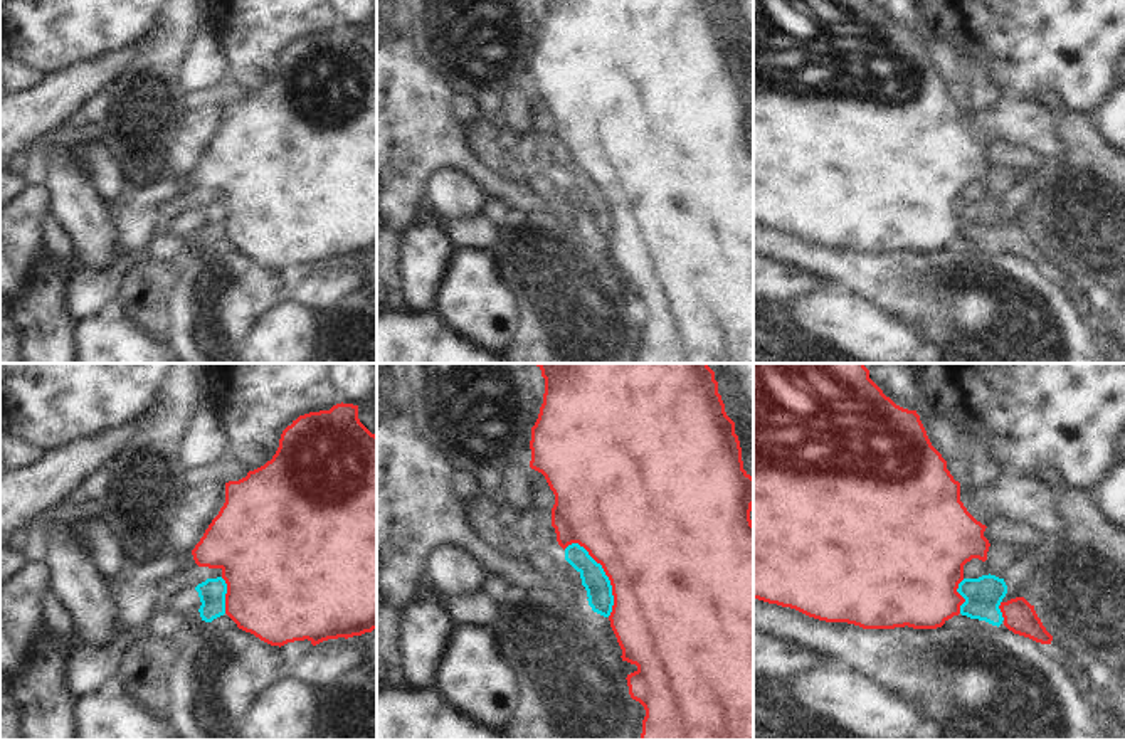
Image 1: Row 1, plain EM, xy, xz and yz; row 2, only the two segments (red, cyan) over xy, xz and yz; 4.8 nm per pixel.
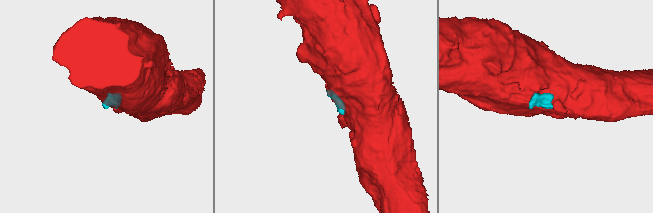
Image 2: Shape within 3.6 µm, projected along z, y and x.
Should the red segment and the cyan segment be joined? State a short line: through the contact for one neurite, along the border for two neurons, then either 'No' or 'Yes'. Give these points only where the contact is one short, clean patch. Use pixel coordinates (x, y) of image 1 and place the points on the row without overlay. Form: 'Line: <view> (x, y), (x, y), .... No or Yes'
Yes.

